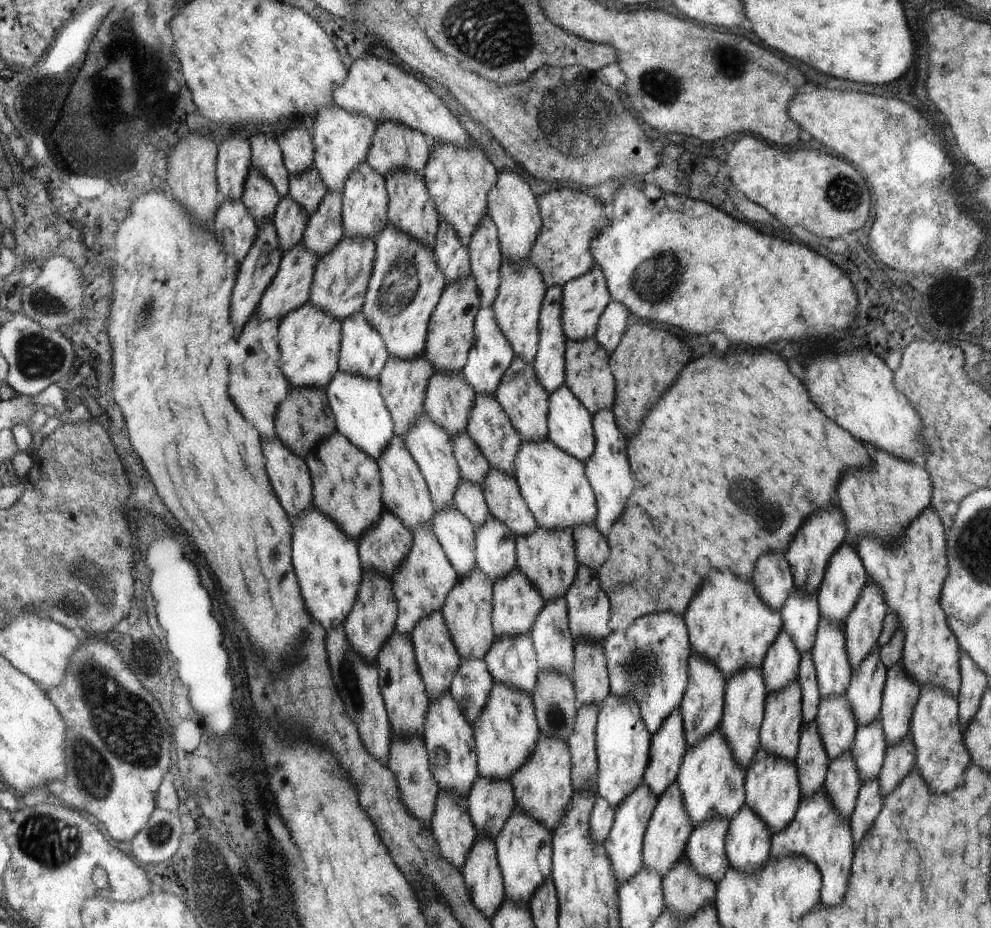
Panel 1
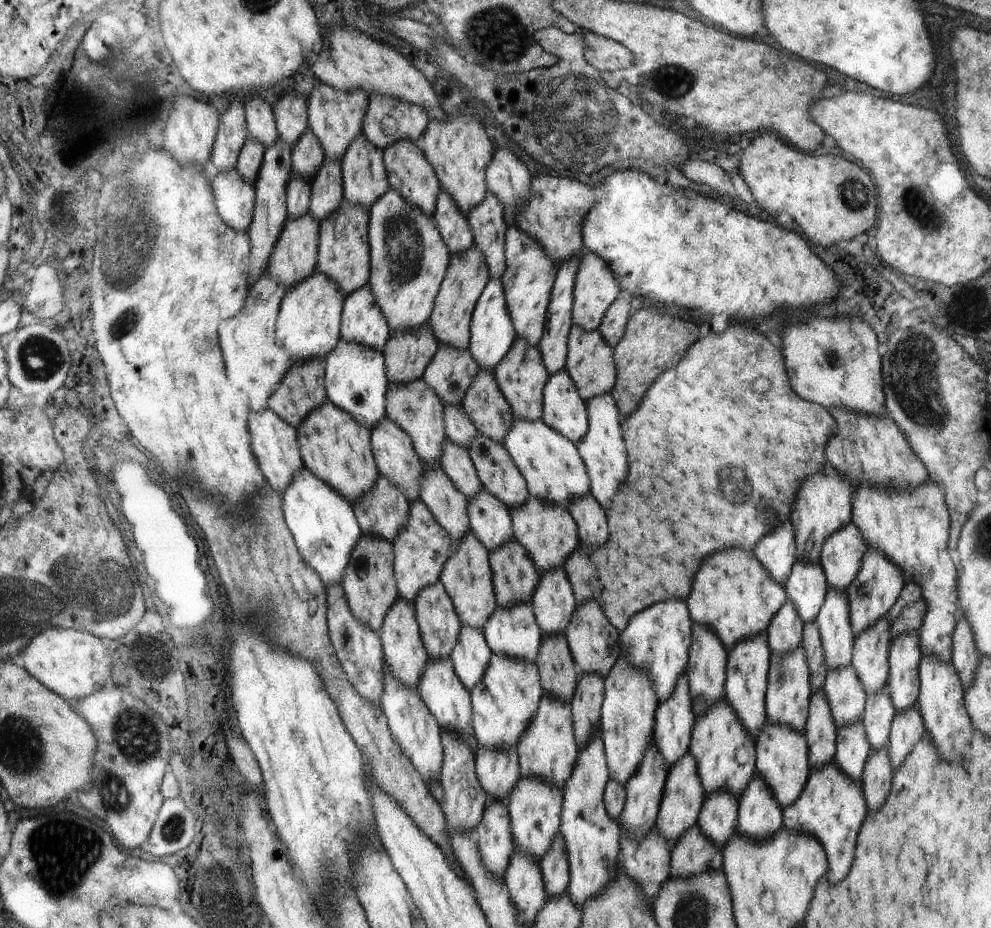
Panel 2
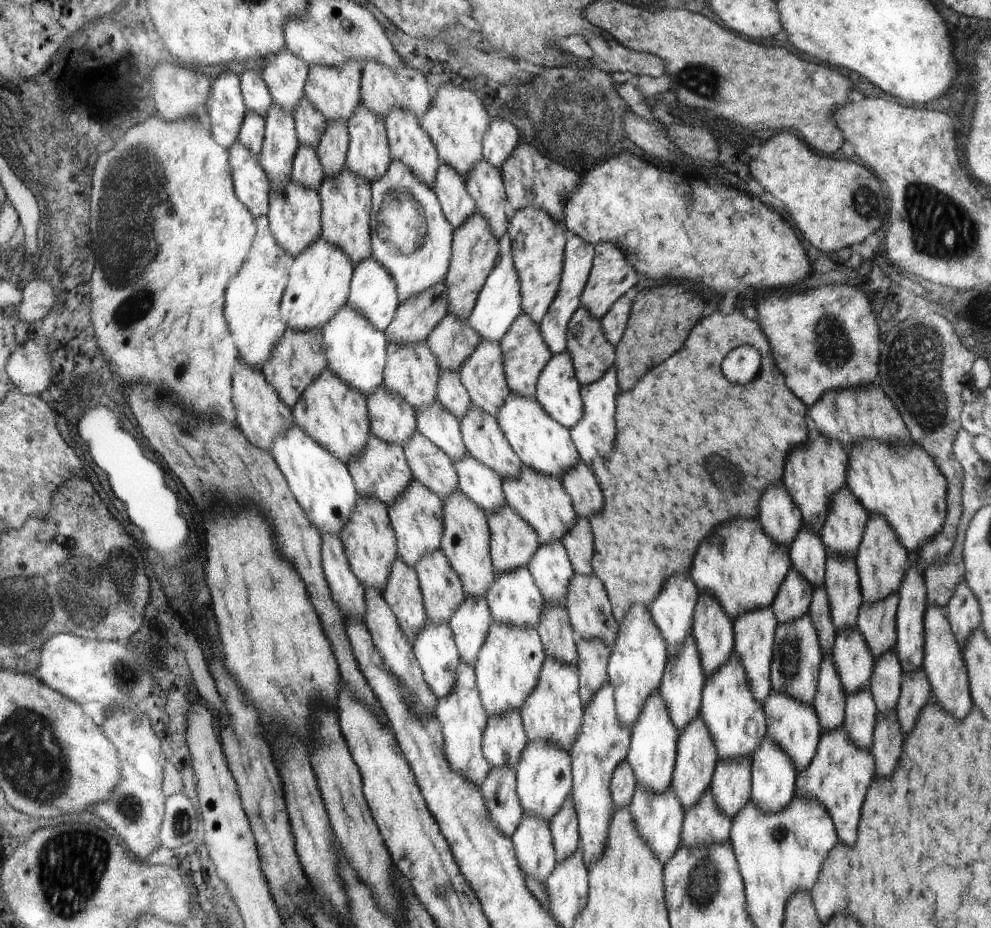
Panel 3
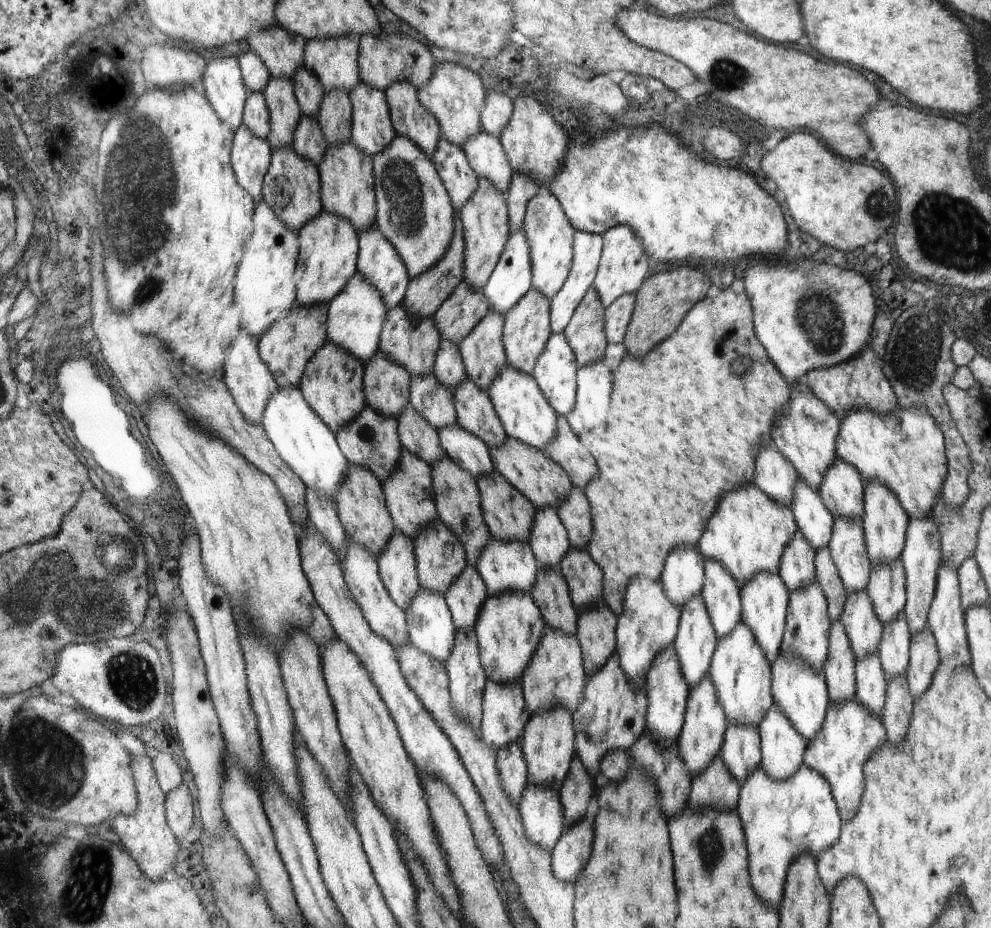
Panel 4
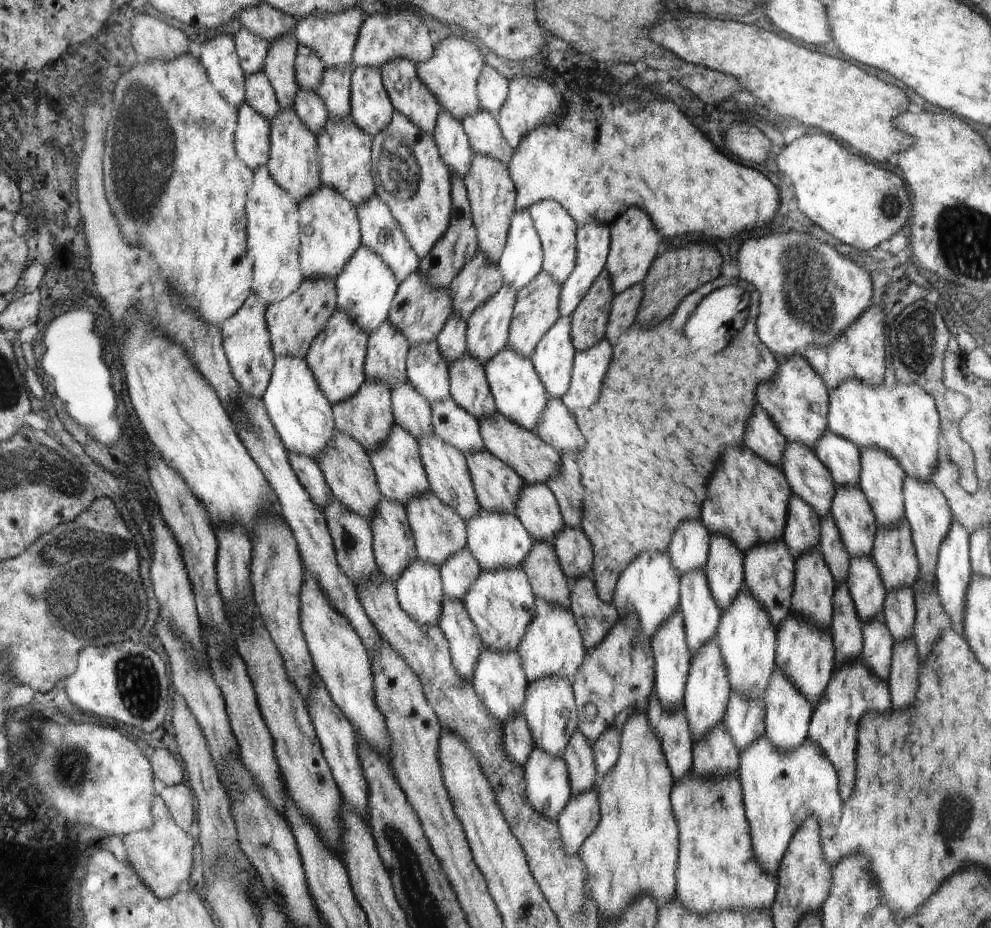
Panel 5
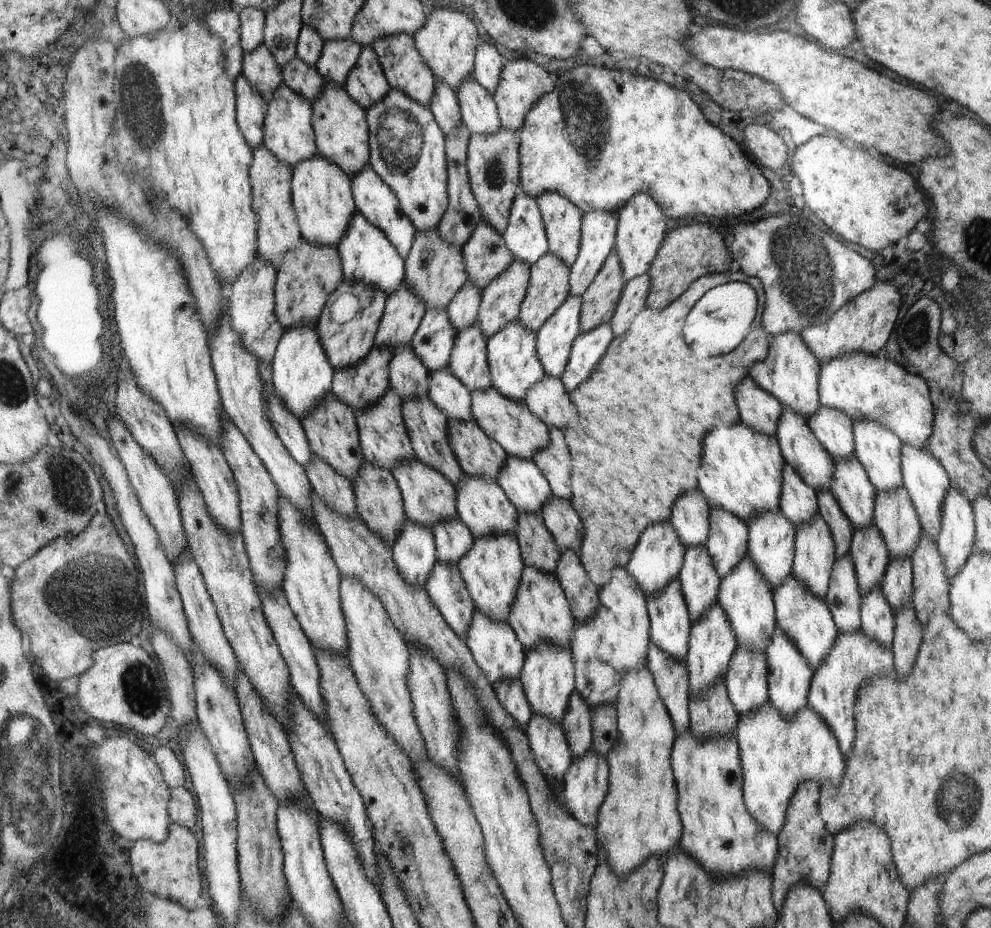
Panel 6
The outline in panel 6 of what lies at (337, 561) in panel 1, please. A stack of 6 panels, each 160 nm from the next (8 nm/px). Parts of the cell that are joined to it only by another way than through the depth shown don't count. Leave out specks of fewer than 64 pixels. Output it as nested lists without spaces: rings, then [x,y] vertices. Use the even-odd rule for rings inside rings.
[[[317,322],[314,325],[298,323],[286,329],[280,337],[275,350],[275,356],[271,360],[273,368],[273,385],[276,392],[283,398],[285,405],[300,420],[332,391],[334,382],[334,368],[329,361],[329,356],[321,343]]]

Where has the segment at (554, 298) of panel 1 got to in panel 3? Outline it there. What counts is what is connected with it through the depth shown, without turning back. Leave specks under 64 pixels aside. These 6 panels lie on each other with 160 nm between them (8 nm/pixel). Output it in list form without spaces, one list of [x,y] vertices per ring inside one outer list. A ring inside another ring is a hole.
[[[569,234],[568,238],[559,292],[551,304],[550,310],[539,322],[544,340],[547,341],[553,355],[561,353],[567,348],[568,327],[575,312],[581,306],[581,297],[590,280],[592,268],[594,268],[595,245],[574,234]]]

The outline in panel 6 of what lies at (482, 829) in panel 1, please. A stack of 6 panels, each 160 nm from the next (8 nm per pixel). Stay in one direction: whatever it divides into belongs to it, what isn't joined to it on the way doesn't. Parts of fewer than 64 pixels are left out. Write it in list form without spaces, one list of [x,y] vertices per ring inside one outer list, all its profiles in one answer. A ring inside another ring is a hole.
[[[475,608],[473,619],[464,639],[468,648],[471,649],[472,656],[475,657],[476,664],[487,676],[492,686],[498,680],[519,678],[519,672],[523,667],[525,648],[518,640],[514,629],[506,621],[494,620]]]

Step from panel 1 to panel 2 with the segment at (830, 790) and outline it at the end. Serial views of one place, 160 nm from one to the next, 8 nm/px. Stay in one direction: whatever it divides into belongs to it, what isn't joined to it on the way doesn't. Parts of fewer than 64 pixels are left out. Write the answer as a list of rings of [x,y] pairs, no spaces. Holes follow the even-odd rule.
[[[861,720],[837,729],[834,764],[860,786],[861,776],[872,753]]]

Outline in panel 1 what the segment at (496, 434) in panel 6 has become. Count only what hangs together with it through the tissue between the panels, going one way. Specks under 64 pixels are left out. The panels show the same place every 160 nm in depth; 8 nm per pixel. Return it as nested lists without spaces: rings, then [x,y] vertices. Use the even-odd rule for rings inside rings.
[[[537,526],[534,532],[517,536],[515,540],[517,565],[536,586],[545,602],[566,596],[571,584],[578,578],[580,562],[576,556],[576,542],[568,529],[543,529]]]

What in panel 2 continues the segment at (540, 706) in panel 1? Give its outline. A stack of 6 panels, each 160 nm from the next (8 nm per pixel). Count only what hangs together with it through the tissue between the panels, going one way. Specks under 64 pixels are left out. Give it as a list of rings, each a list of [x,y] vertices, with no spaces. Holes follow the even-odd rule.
[[[558,633],[542,637],[542,646],[534,661],[543,692],[568,702],[575,691],[580,672],[565,635]]]

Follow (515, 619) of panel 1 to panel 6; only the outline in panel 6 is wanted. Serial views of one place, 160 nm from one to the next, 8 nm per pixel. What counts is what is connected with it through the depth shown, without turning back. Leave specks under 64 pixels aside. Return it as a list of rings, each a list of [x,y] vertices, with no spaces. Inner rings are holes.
[[[472,418],[465,421],[452,419],[447,423],[450,443],[468,476],[492,477],[496,482],[506,463],[507,452],[501,444],[491,439]]]

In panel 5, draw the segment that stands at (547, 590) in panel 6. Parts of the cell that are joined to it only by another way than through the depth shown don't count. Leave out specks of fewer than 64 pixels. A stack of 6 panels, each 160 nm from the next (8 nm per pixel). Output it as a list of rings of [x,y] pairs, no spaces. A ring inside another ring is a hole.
[[[540,597],[535,599],[536,620],[531,620],[532,628],[528,628],[528,636],[524,638],[524,644],[520,644],[520,648],[516,650],[520,655],[526,678],[529,682],[534,682],[556,675],[572,682],[587,654],[581,632],[576,626],[576,619],[571,609],[564,605]]]

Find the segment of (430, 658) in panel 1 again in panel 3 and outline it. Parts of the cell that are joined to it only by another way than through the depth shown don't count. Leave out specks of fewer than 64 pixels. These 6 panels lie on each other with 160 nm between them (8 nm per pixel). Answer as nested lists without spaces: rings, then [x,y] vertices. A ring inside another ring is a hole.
[[[438,548],[413,567],[418,573],[428,621],[448,623],[466,598],[464,584],[448,556]]]

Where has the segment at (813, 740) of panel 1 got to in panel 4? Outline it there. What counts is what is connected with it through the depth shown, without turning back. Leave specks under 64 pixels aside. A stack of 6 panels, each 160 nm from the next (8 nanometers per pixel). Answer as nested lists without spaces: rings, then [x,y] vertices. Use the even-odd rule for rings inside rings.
[[[832,621],[829,656],[822,668],[831,700],[830,708],[854,696],[856,661],[842,621]]]

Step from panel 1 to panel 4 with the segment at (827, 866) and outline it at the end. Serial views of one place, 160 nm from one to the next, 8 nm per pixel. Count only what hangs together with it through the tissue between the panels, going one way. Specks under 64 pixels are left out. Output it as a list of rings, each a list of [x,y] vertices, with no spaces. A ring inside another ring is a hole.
[[[852,696],[831,706],[819,734],[807,744],[804,763],[827,778],[843,821],[849,821],[862,802],[864,764],[886,740],[887,730],[880,716]]]

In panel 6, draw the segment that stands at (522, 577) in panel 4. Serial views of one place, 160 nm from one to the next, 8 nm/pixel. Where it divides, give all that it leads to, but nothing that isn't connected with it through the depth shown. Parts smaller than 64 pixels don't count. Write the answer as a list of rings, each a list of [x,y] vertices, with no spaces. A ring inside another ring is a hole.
[[[464,473],[461,483],[455,486],[458,497],[458,514],[467,524],[474,537],[497,535],[498,533],[514,533],[518,527],[518,509],[492,477],[468,476]]]

